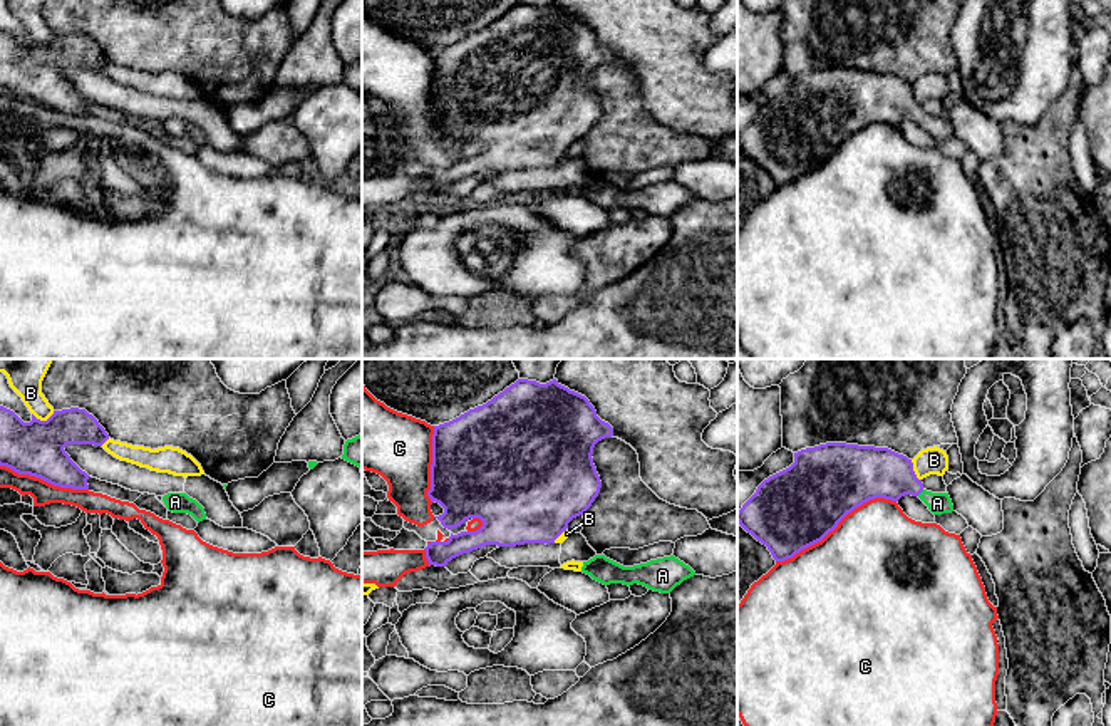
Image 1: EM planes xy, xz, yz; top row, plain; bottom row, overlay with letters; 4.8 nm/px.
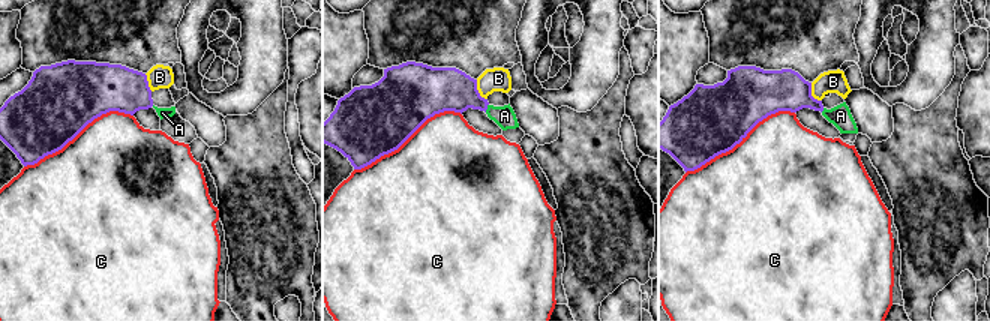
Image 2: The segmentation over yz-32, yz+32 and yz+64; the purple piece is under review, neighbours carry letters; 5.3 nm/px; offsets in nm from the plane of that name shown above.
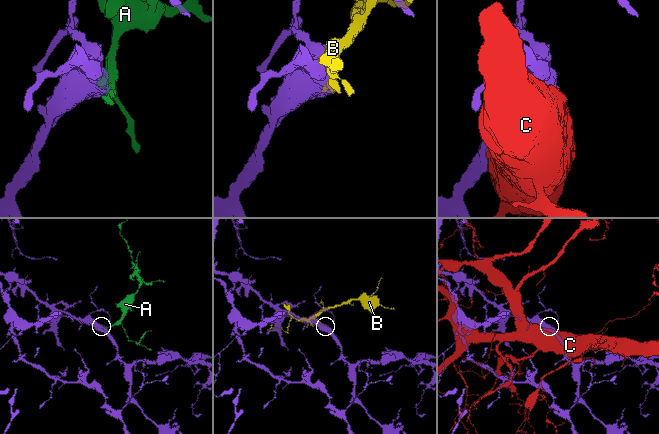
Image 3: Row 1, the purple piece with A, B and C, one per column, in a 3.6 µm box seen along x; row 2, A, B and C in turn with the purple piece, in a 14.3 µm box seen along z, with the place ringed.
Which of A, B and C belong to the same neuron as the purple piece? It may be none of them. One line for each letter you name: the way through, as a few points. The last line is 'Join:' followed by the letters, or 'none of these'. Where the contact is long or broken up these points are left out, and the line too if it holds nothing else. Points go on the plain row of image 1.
A: way yz (872, 98), (890, 99), (920, 116), (937, 128)
Join: A

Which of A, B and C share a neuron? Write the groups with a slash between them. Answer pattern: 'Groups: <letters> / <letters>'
Groups: A / B / C

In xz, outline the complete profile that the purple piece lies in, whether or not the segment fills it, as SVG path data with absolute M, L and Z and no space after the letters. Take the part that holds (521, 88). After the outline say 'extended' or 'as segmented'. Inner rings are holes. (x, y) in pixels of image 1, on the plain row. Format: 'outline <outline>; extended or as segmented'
outline M518 3L486 29L434 50L427 121L444 132L444 137L434 143L447 154L461 151L469 143L479 143L483 151L476 156L451 158L447 166L427 168L424 174L429 191L446 191L452 183L486 169L555 168L568 148L583 139L598 121L602 106L592 79L598 65L612 60L613 52L597 40L590 25L556 3L546 8Z; as segmented

